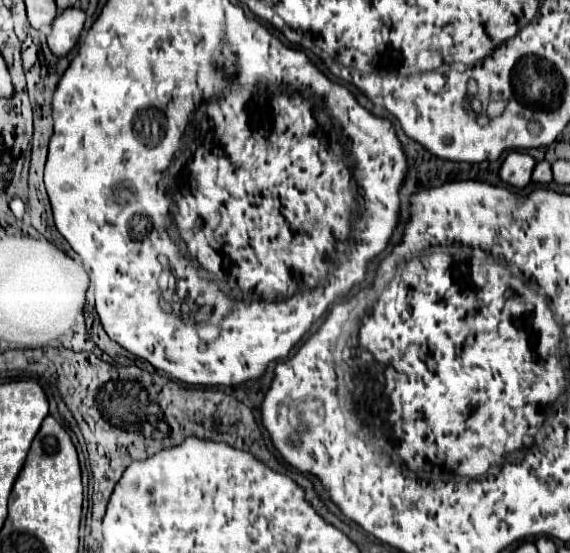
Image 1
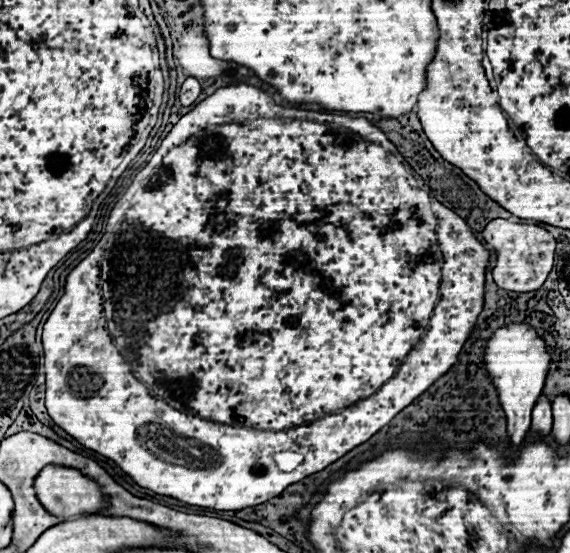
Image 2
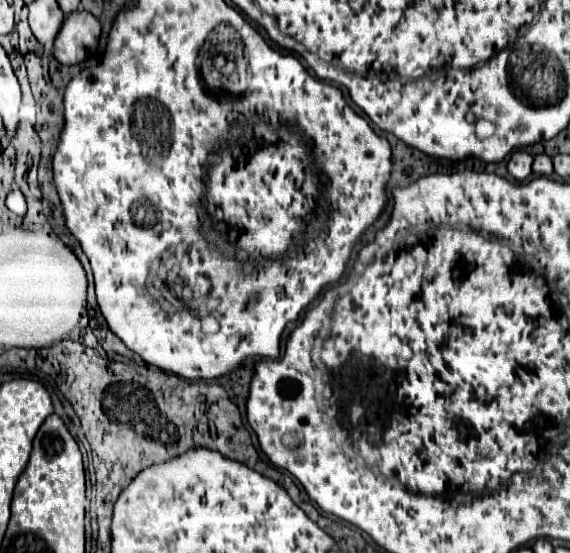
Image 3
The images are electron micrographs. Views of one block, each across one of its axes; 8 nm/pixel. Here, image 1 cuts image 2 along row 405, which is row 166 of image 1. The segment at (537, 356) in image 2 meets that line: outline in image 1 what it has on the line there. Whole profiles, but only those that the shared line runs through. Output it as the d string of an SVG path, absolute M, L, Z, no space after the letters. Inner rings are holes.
M510 152L500 166L500 180L514 186L516 190L522 190L530 184L534 166L536 166L536 160L530 154Z

